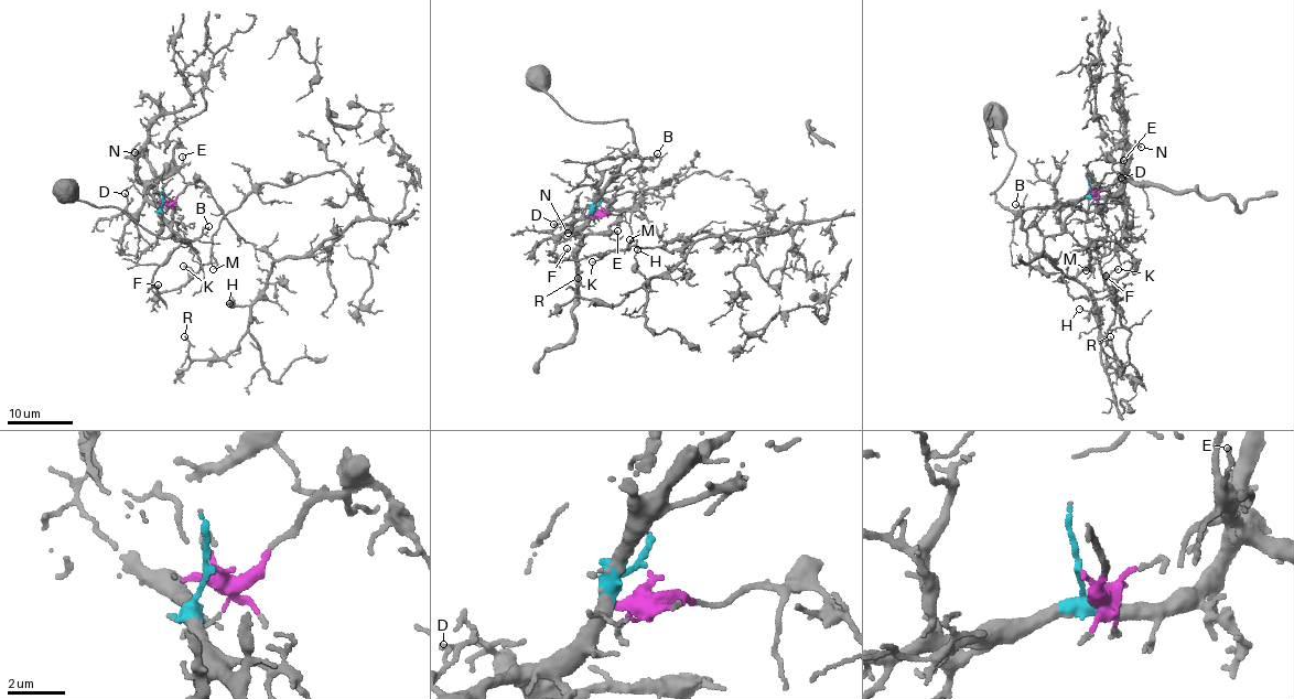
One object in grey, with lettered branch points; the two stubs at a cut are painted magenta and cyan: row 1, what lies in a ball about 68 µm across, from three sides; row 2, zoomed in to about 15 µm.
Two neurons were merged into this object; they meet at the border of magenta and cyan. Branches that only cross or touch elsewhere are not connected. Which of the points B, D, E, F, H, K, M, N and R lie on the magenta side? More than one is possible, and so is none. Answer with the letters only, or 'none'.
F, H, K, M, R

